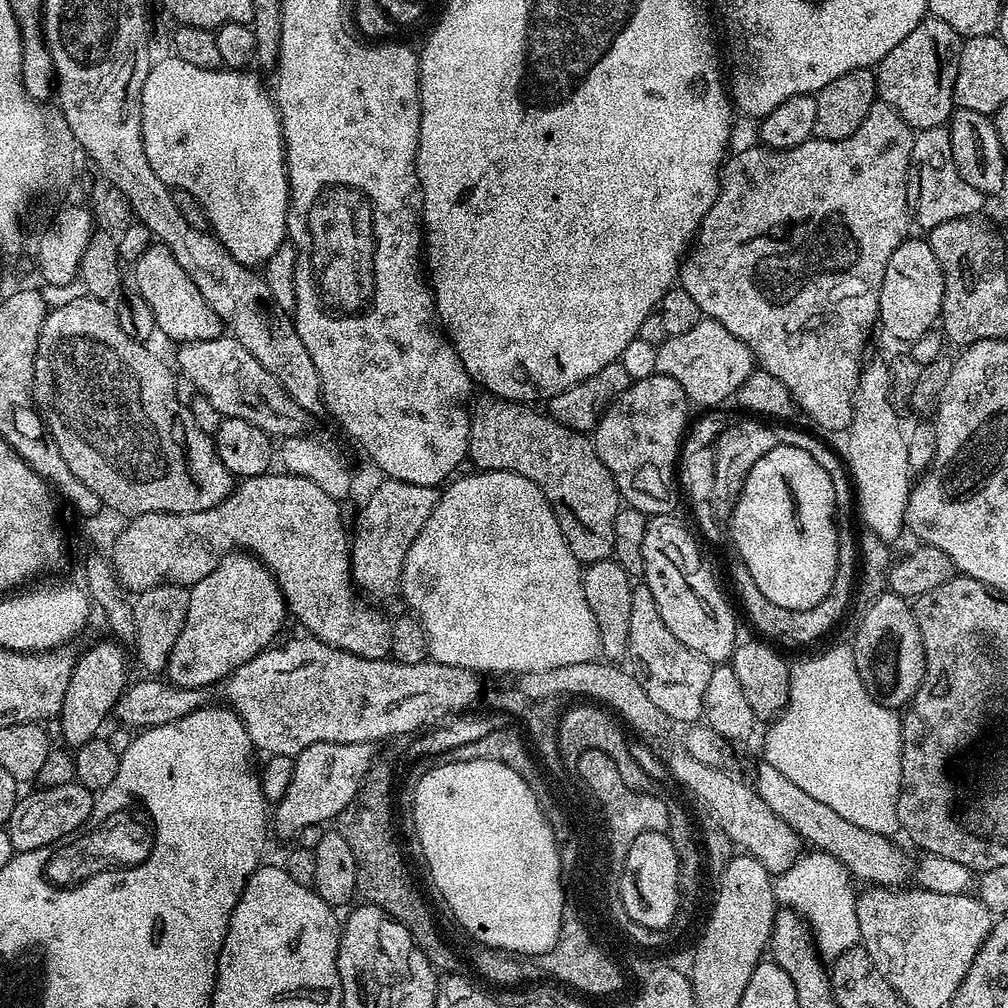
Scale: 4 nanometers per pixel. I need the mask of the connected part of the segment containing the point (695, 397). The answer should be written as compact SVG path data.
M701 318L694 330L667 337L656 350L656 372L674 378L686 390L693 405L720 406L723 400L731 401L753 370L754 357L746 342L736 338L717 320Z

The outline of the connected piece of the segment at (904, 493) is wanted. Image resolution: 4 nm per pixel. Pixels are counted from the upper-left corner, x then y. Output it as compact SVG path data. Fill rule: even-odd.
M869 359L865 363L856 393L852 399L852 445L848 448L847 459L850 461L850 479L854 485L854 500L858 505L858 516L864 519L863 527L878 534L878 538L895 542L906 528L908 515L908 493L910 491L910 469L908 466L908 437L901 434L900 420L892 413L892 376L880 360Z

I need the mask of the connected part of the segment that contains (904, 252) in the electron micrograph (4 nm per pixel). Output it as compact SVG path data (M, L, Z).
M906 239L898 250L894 250L894 254L890 254L890 262L886 262L880 295L879 327L884 327L896 340L917 340L922 334L933 331L935 324L932 323L940 320L943 297L942 266L938 266L938 258L934 258L934 250L927 239Z

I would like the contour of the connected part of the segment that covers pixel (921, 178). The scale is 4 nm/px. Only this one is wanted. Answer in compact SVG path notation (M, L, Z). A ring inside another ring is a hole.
M947 127L921 128L912 137L912 159L908 166L908 211L911 219L923 230L931 230L942 222L950 222L954 218L966 218L983 213L986 197L984 193L974 190L962 174L958 174L958 166L954 166L954 150L950 146L950 134Z

